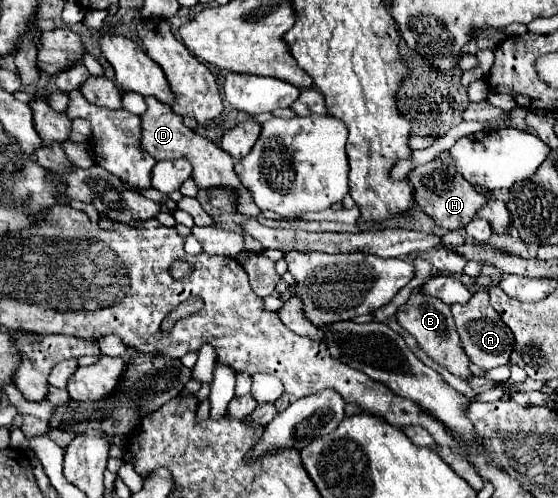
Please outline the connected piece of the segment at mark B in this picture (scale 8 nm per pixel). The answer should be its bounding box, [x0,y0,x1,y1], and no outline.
[397,291,471,379]

